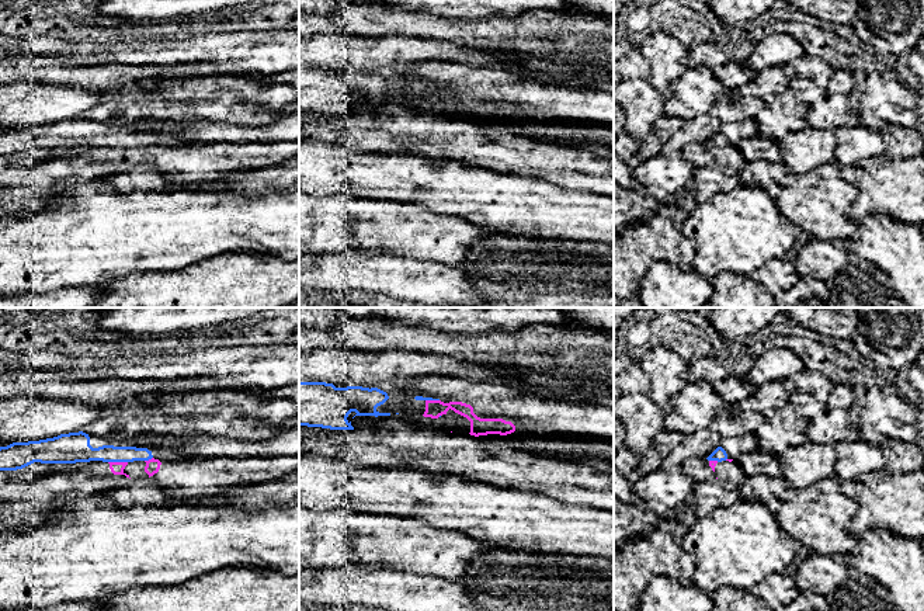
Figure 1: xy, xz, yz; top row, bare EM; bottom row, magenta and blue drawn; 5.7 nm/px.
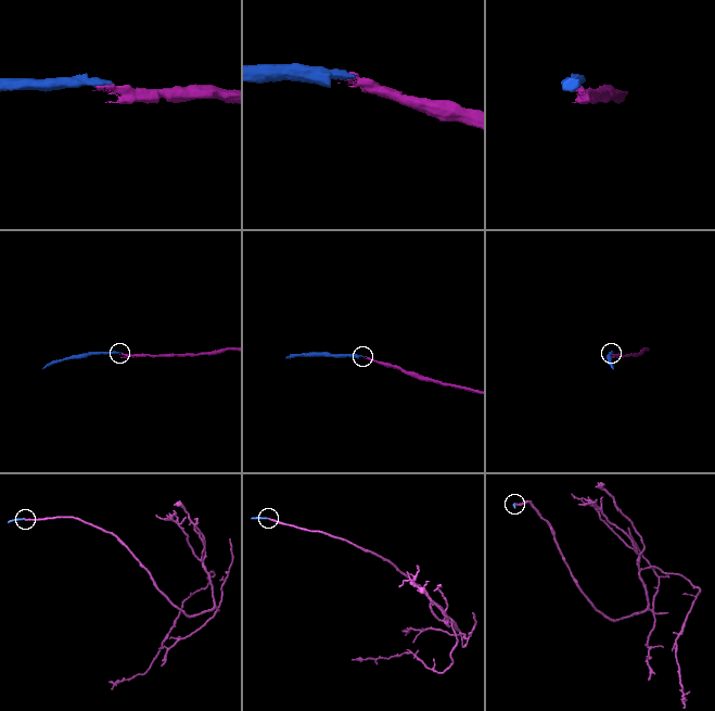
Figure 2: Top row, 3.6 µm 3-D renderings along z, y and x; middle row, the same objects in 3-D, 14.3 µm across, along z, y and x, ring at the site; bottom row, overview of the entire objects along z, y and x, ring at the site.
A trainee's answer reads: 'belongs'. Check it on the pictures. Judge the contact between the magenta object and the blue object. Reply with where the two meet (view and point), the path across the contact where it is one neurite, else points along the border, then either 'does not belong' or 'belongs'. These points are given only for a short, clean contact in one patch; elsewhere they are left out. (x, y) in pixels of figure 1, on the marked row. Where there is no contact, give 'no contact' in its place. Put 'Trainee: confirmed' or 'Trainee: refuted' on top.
Trainee: refuted
contact xy (118, 462); border xy (108, 461), (127, 462); does not belong

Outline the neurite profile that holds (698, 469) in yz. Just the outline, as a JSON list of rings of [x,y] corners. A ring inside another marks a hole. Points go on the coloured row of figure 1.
[[[691,456],[681,465],[681,472],[691,478],[695,483],[699,482],[711,482],[716,480],[716,475],[709,466],[709,461],[706,458]]]

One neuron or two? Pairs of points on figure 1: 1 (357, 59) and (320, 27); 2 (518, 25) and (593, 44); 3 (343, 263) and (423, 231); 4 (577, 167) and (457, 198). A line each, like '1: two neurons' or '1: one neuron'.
1: two neurons
2: two neurons
3: two neurons
4: two neurons

